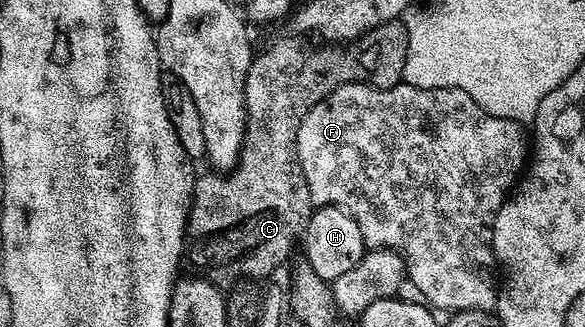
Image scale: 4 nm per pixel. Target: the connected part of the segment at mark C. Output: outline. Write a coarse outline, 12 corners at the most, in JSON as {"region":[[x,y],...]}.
{"region":[[408,32],[282,38],[250,59],[246,135],[199,173],[184,254],[269,279],[312,213],[296,136],[337,86],[402,82]]}

